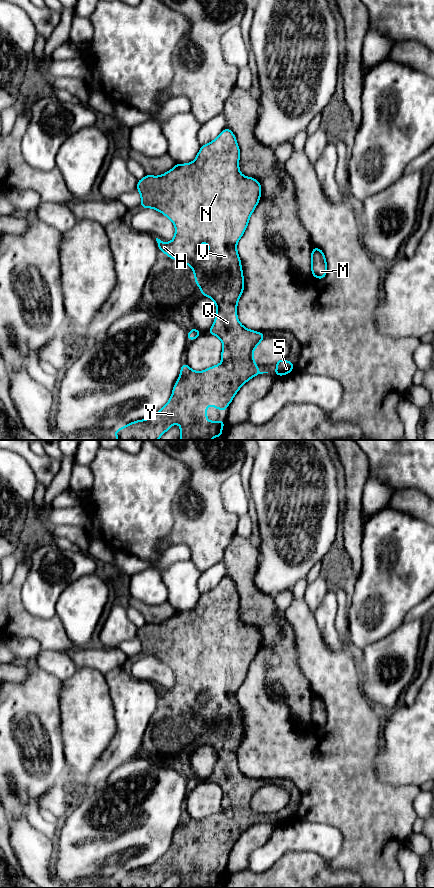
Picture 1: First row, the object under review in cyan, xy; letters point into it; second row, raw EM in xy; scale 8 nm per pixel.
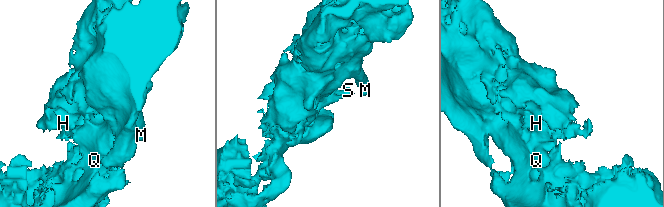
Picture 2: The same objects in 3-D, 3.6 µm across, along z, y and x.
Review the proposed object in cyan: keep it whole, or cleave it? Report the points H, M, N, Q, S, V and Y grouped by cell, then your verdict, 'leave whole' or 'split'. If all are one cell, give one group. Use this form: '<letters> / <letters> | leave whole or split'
H M N Q S V Y | leave whole

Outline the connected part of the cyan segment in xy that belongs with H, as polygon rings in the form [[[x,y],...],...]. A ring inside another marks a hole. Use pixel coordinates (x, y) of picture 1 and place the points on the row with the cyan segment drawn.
[[[225,128],[212,142],[201,146],[193,162],[176,163],[163,175],[146,175],[137,182],[140,207],[161,212],[175,225],[172,241],[163,243],[156,238],[160,252],[190,265],[202,296],[211,298],[216,304],[217,314],[207,333],[222,341],[222,362],[200,372],[182,364],[167,404],[150,418],[117,429],[114,432],[117,440],[158,440],[173,424],[180,425],[180,440],[211,440],[222,436],[226,422],[208,421],[207,406],[224,412],[248,380],[268,373],[260,372],[253,358],[253,351],[265,335],[245,328],[237,318],[237,303],[244,290],[244,277],[236,247],[261,196],[260,182],[241,174],[239,158],[236,137],[229,128]],[[201,243],[210,247],[205,254],[199,251]]]

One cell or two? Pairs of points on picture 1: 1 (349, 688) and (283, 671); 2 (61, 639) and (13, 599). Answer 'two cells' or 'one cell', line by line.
1: two cells
2: one cell

